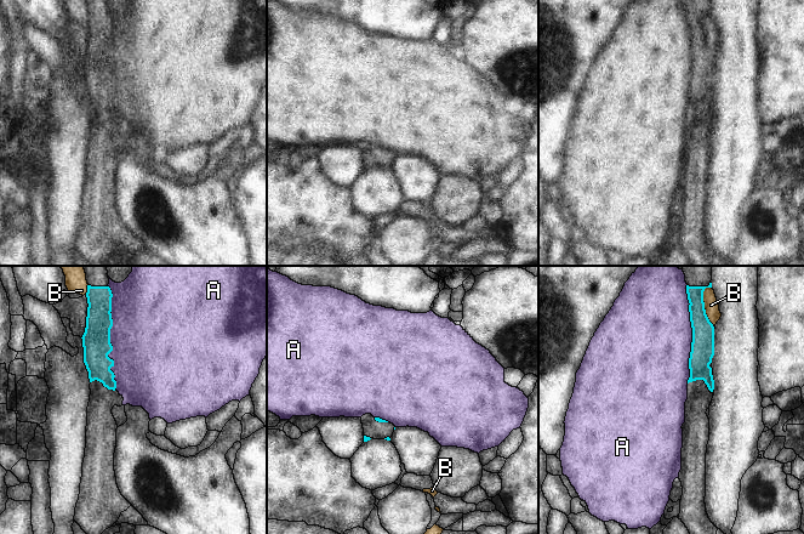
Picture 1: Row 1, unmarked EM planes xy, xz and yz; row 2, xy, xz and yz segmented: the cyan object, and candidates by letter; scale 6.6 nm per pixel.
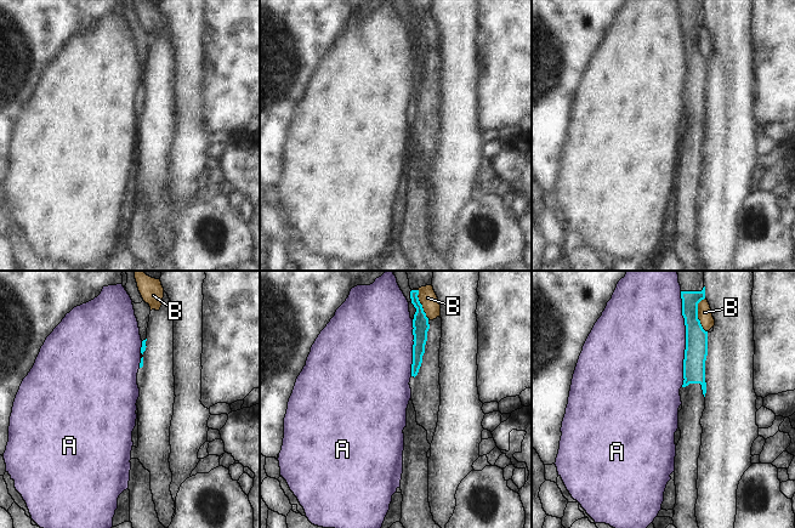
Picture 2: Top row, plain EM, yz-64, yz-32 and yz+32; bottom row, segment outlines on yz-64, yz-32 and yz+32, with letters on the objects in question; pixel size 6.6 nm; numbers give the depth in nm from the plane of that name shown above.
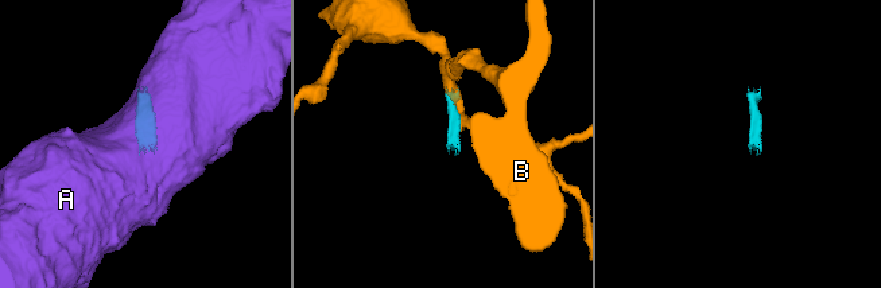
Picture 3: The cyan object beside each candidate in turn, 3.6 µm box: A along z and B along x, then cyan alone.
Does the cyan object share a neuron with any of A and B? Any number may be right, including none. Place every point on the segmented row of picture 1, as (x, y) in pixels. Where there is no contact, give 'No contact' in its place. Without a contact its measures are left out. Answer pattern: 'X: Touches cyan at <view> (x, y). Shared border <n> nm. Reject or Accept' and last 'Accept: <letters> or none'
A: Touches cyan at xy (109, 336). Shared border 700 nm. Reject
B: Touches cyan at yz (703, 306). Shared border 260 nm. Reject
Accept: none

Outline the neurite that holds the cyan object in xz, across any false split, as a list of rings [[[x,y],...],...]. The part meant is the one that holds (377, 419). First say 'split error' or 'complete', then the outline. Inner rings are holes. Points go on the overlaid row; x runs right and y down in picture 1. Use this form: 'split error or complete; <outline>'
split error; [[[371,414],[361,416],[361,424],[364,428],[364,442],[374,439],[387,439],[390,441],[395,426],[380,417],[374,417]]]

